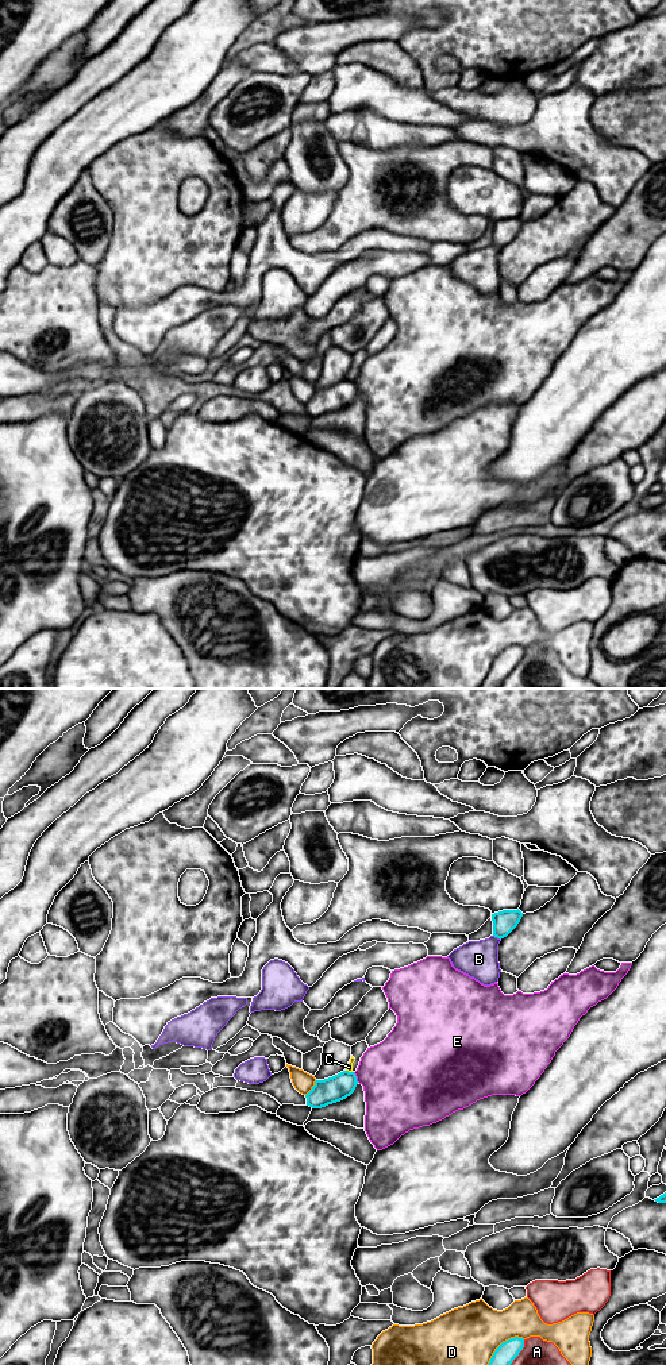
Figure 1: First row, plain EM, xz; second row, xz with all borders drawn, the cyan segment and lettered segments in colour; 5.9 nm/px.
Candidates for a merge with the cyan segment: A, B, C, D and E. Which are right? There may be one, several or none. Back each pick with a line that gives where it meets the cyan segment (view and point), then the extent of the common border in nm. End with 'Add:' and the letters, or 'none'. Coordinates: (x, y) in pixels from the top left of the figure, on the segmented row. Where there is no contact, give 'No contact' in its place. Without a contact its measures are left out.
Add: none

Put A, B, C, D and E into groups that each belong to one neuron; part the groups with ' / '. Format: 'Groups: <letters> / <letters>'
Groups: A / B / C / D / E

